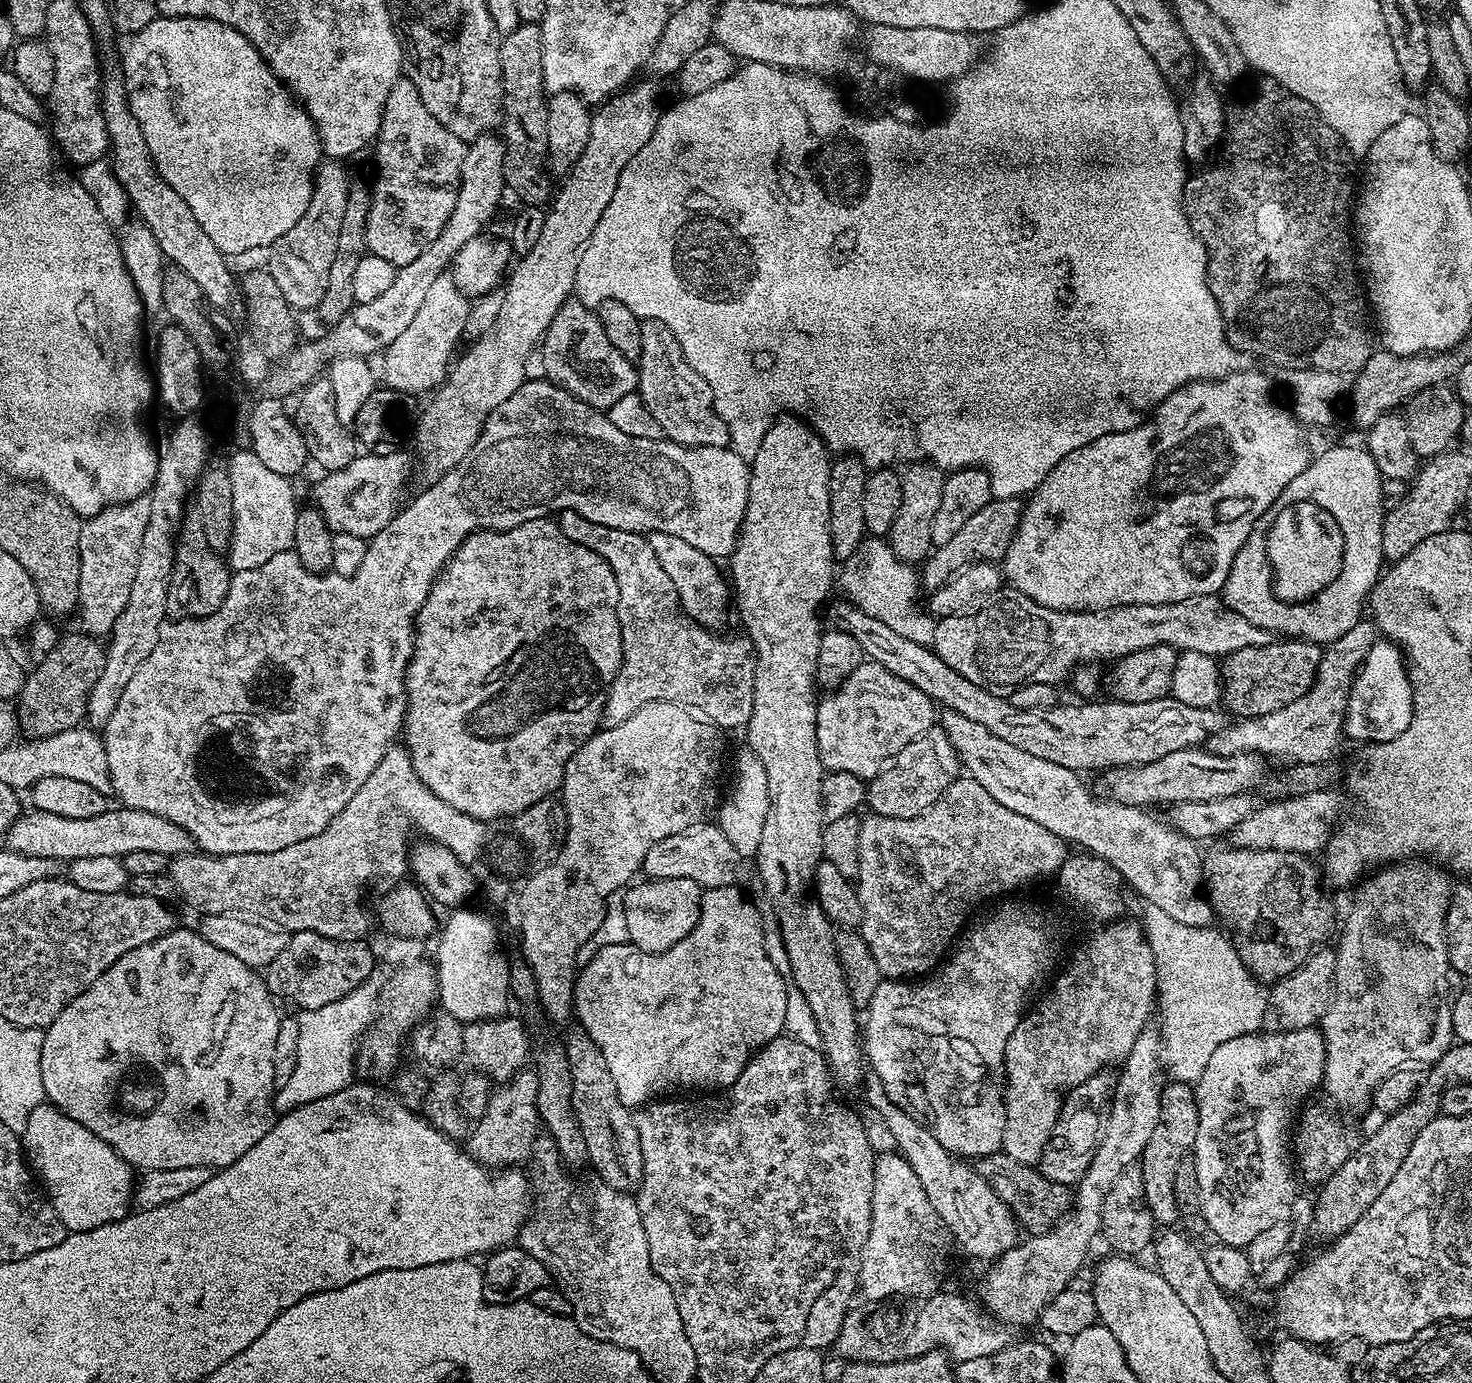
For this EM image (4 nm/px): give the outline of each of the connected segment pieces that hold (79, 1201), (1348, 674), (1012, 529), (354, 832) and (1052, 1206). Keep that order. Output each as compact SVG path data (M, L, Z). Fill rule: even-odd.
M47 1102L34 1106L22 1133L22 1147L31 1171L38 1177L43 1191L52 1201L62 1226L69 1232L85 1232L129 1215L133 1207L134 1169L109 1144L102 1142L82 1122L74 1122L66 1113Z
M1362 618L1342 638L1338 638L1334 643L1327 645L1320 653L1320 665L1315 682L1302 694L1300 698L1294 698L1282 710L1274 710L1274 714L1262 714L1261 716L1249 716L1247 718L1237 719L1235 722L1225 723L1218 734L1214 734L1207 740L1206 747L1209 752L1222 754L1223 756L1233 756L1243 752L1257 752L1259 756L1276 760L1280 762L1299 762L1302 764L1322 764L1333 759L1332 755L1340 748L1340 740L1345 739L1344 734L1344 714L1347 710L1348 695L1351 692L1352 682L1356 677L1357 669L1370 652L1378 639L1378 629L1371 619Z
M1011 496L1005 500L992 499L989 504L982 506L978 514L968 519L963 524L962 530L950 538L950 542L939 545L923 561L922 584L929 593L938 591L951 576L956 575L967 564L976 562L1000 562L1003 561L1006 550L1010 550L1010 542L1020 525L1020 515L1024 513L1025 501L1018 496Z
M393 746L389 748L387 754L382 758L382 762L378 762L378 766L374 770L374 774L370 774L370 778L366 782L362 782L362 790L358 790L358 794L354 794L354 798L350 798L350 802L343 808L342 811L339 812L337 816L335 816L334 819L330 822L330 826L326 826L326 830L322 830L322 834L318 834L314 838L306 838L306 842L294 842L294 846L286 846L286 850L270 850L266 854L230 854L229 856L217 856L215 854L199 854L200 856L196 856L197 854L189 854L186 856L178 856L175 857L171 861L170 864L170 875L176 884L176 891L179 893L179 895L182 897L184 896L184 900L188 904L193 904L194 907L197 908L197 913L200 914L207 914L210 916L213 916L214 914L222 914L223 912L229 913L229 914L243 914L245 917L248 918L255 918L257 921L260 922L267 922L269 925L275 926L289 934L294 932L317 932L318 934L322 934L326 938L334 938L335 940L358 940L364 937L367 937L368 927L371 926L371 924L374 924L373 917L370 915L368 917L368 912L366 909L363 908L362 905L360 905L360 888L364 888L367 886L368 883L371 882L372 879L375 878L375 876L400 876L403 874L403 872L407 873L410 868L410 839L408 840L408 820L412 820L412 824L416 828L421 828L422 831L425 832L427 839L429 841L438 843L438 844L444 844L449 848L450 850L454 850L454 854L456 857L460 860L463 860L465 862L472 862L472 859L475 858L476 855L479 854L480 851L484 848L484 843L488 840L488 828L489 825L485 823L485 821L479 820L478 818L471 816L470 814L466 814L462 810L456 810L454 806L448 806L446 802L442 802L442 798L438 798L438 794L434 794L434 790L430 790L425 786L425 784L422 782L422 778L418 778L418 770L414 770L414 762L410 758L410 754L408 753L407 748L403 746Z
M1003 1150L979 1157L974 1167L978 1174L982 1174L982 1178L986 1178L986 1182L990 1182L994 1194L998 1194L998 1198L1002 1198L1006 1206L1010 1206L1025 1233L1041 1236L1042 1233L1049 1232L1072 1209L1074 1192L1069 1185L1046 1178L1039 1167L1014 1162L1014 1158L1007 1156Z

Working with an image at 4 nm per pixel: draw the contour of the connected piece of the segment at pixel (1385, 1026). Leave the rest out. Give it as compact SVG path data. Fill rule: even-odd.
M1397 862L1369 875L1359 885L1360 893L1344 920L1340 948L1335 949L1336 978L1332 1001L1318 1025L1326 1046L1322 1088L1328 1091L1334 1103L1344 1108L1367 1105L1373 1092L1390 1073L1409 1066L1431 1066L1454 1043L1454 991L1448 981L1448 937L1444 934L1450 884L1448 888L1447 878L1436 872L1435 867L1437 865L1432 862Z

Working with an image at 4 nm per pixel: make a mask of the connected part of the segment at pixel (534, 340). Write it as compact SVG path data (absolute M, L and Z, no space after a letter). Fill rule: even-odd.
M644 80L641 84L633 83L625 87L603 101L591 113L592 125L586 148L582 151L582 156L574 162L572 169L563 177L564 185L551 197L550 211L544 217L542 235L534 245L534 250L530 250L530 254L515 261L516 269L514 264L503 285L505 298L502 310L496 315L490 329L477 340L471 341L464 353L463 351L459 353L458 359L449 367L444 383L435 389L431 397L433 400L421 410L420 421L416 424L416 440L420 443L418 464L419 467L420 464L424 467L428 478L443 476L448 469L460 462L470 452L474 442L478 442L494 406L498 406L498 402L506 402L506 398L510 398L510 394L514 394L514 390L518 390L518 386L524 384L526 358L529 358L532 350L541 343L544 331L550 326L550 322L554 322L554 314L558 314L560 307L573 295L578 262L582 262L582 250L586 250L590 234L594 234L594 226L598 226L598 218L602 218L602 210L610 206L610 198L614 198L614 190L618 190L618 178L622 170L626 170L630 158L634 158L634 154L638 154L638 150L642 150L642 146L650 142L650 134L654 134L658 126L662 103L660 104L660 88L655 84L657 81L652 80Z

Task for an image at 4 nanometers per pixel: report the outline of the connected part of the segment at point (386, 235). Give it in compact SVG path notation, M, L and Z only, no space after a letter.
M401 78L394 82L390 98L382 114L382 126L374 141L376 148L376 172L380 177L371 181L370 214L366 218L366 246L368 252L384 261L390 262L396 269L414 262L438 238L438 234L450 218L460 189L460 171L464 157L465 141L458 139L422 102L414 82Z

